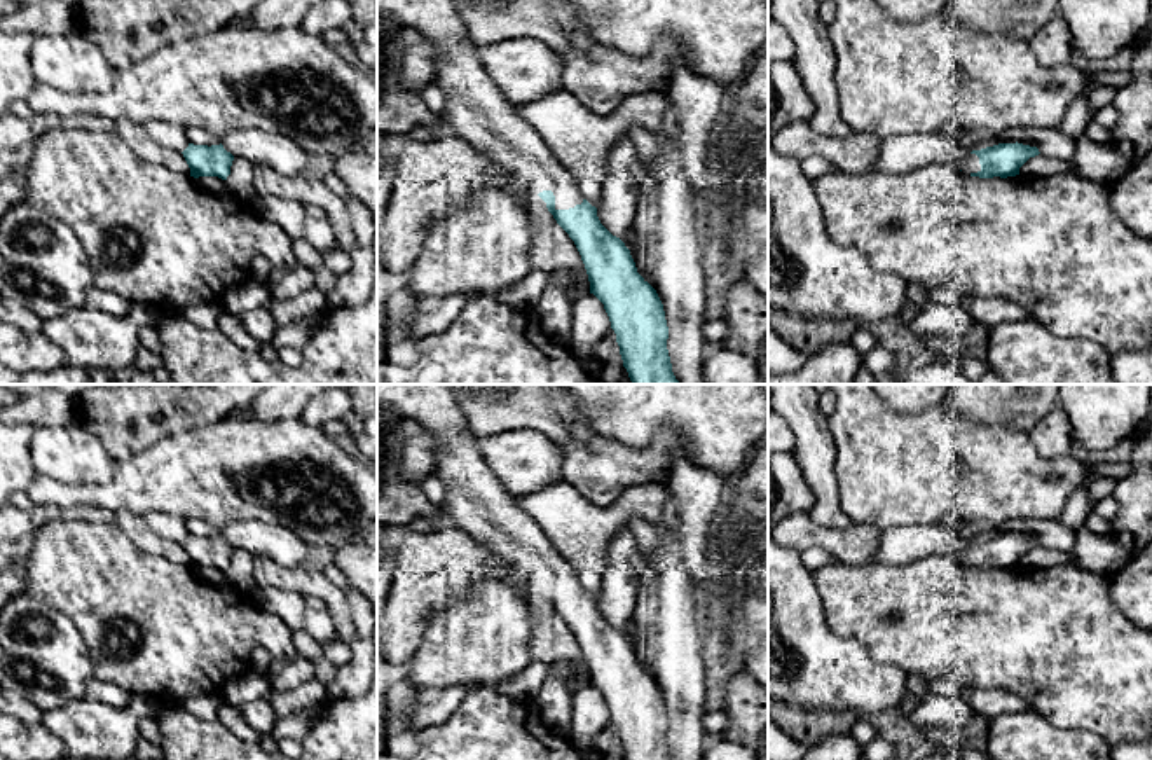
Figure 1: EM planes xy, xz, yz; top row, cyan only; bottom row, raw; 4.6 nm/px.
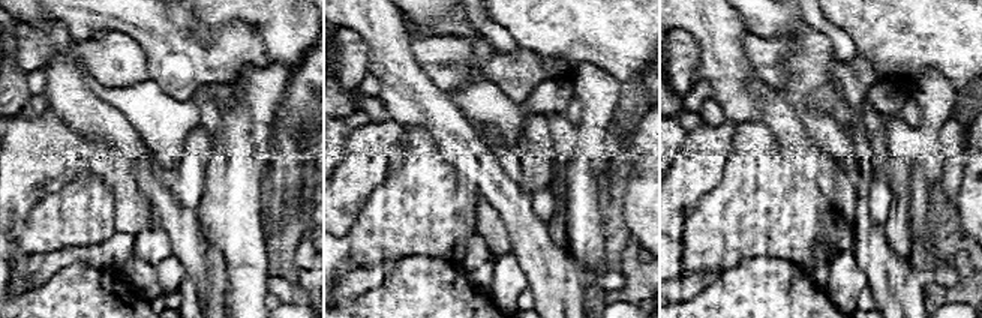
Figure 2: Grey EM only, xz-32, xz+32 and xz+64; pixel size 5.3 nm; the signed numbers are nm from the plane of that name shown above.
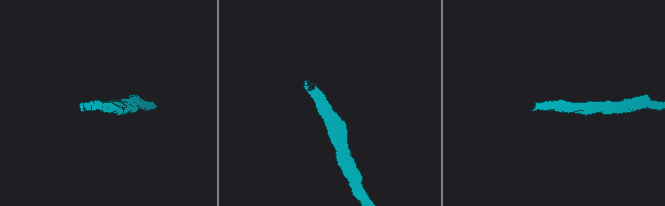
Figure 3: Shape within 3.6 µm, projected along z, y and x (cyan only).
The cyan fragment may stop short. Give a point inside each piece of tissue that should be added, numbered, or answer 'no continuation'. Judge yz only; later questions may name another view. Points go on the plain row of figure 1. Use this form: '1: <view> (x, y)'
1: yz (971, 556)

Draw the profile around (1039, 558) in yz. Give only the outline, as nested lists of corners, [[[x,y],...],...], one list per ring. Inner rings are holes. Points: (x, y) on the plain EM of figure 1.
[[[1042,545],[1030,549],[1021,559],[1019,566],[1032,570],[1044,570],[1070,563],[1070,554],[1063,550],[1046,549]]]

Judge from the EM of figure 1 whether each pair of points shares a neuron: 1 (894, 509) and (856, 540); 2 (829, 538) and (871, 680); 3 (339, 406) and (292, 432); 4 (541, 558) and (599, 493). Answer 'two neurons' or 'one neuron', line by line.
1: two neurons
2: two neurons
3: two neurons
4: two neurons

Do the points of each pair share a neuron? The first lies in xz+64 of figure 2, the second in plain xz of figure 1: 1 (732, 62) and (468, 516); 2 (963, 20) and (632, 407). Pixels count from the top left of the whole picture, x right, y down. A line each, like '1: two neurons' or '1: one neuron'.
1: one neuron
2: one neuron

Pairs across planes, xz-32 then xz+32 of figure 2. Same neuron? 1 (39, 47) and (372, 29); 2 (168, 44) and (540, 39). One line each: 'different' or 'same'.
1: different
2: different

